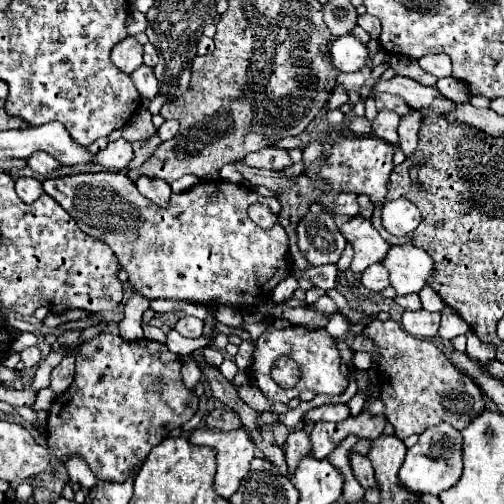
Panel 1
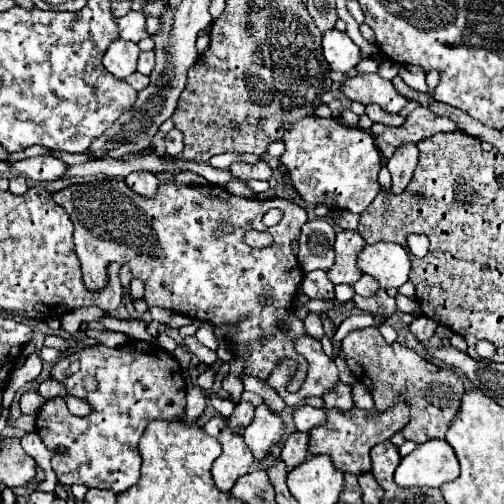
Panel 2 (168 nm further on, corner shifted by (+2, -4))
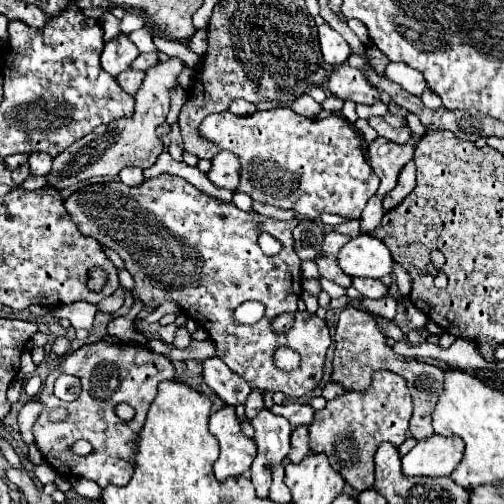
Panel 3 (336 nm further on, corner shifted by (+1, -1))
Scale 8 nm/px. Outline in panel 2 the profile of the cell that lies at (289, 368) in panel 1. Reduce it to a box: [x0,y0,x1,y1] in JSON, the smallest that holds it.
[52,181,308,393]

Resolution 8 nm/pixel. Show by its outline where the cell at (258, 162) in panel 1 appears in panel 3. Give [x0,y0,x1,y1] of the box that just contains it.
[207,152,239,190]

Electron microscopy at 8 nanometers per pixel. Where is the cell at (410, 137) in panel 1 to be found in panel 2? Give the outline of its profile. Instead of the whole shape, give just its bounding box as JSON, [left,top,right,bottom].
[386,143,418,193]

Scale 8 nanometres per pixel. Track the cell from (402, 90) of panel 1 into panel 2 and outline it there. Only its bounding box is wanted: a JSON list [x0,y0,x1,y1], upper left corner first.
[344,73,410,113]

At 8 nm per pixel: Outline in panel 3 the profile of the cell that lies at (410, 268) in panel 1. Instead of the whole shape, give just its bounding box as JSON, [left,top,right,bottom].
[337,234,393,278]

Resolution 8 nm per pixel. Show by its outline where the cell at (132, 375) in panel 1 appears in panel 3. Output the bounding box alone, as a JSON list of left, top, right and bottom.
[33,342,177,488]

